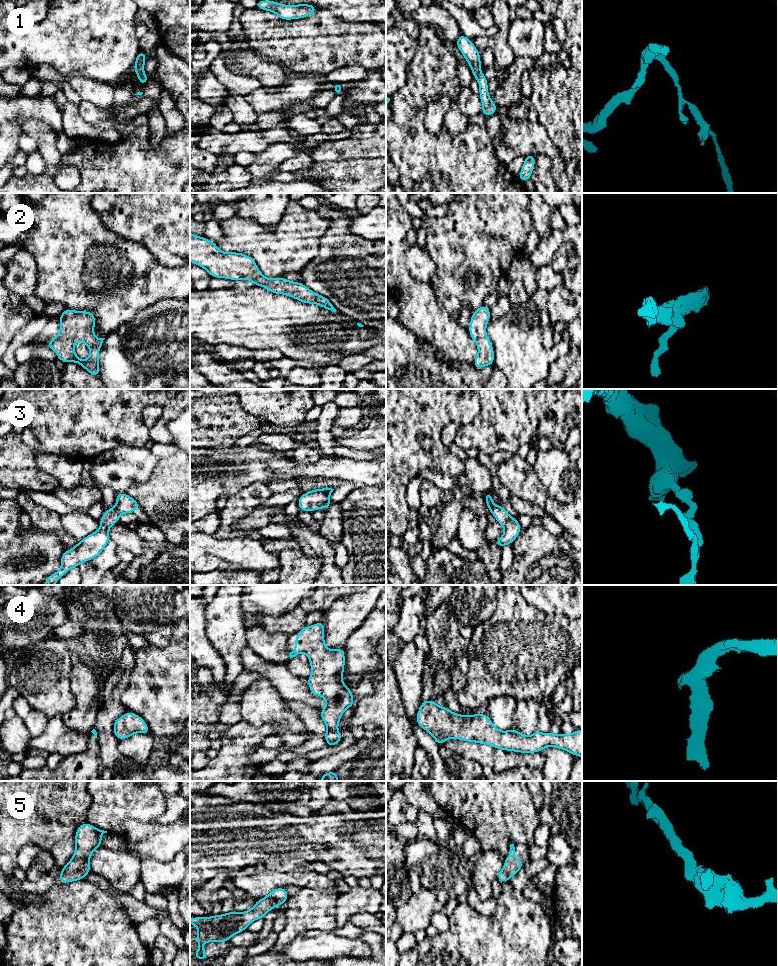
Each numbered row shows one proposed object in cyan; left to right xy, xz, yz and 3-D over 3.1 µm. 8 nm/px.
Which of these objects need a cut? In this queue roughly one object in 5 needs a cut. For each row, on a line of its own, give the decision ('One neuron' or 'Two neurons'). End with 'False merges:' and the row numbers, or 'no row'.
1: One neuron
2: One neuron
3: One neuron
4: One neuron
5: One neuron
False merges: no row

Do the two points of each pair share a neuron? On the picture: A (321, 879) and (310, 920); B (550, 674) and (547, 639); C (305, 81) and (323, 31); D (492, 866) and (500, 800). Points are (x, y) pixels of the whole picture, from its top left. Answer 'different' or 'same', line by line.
A: different
B: same
C: different
D: different

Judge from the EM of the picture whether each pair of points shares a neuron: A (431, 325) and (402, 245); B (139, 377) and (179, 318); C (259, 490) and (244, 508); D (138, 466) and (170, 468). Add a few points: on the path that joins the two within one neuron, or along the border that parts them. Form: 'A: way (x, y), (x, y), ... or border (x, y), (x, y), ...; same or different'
A: way (418, 305), (418, 302), (399, 280), (399, 265); same
B: way (154, 362), (162, 354), (162, 338), (164, 333); same
C: way (254, 494), (245, 503); same
D: border (159, 459), (151, 476), (139, 484); different

